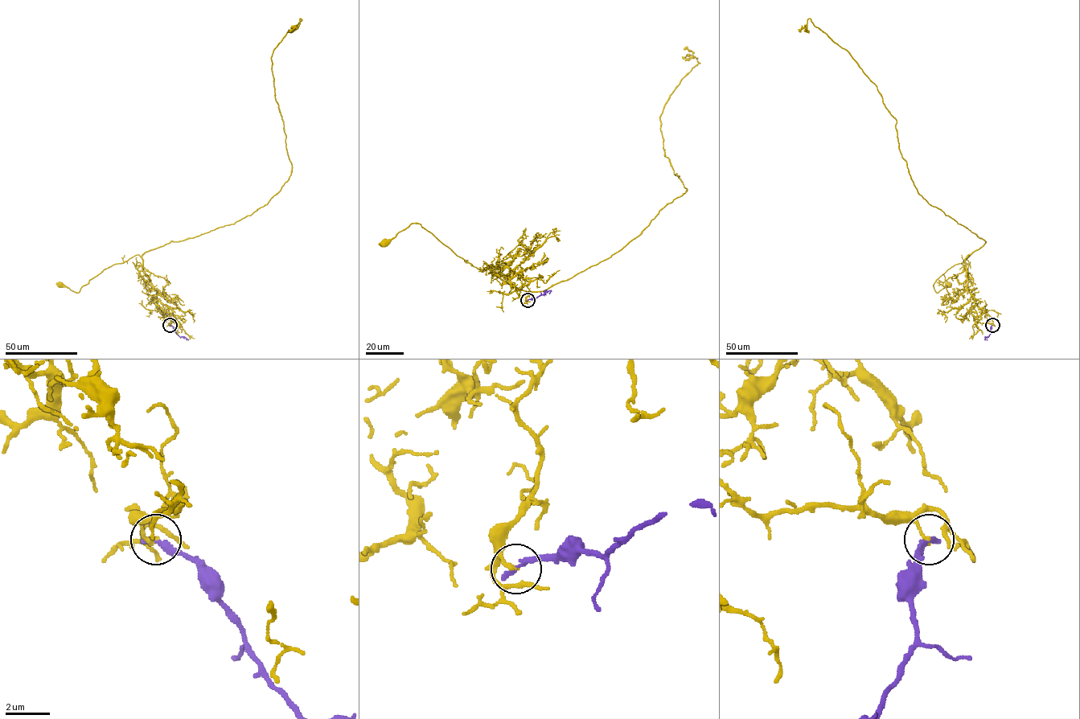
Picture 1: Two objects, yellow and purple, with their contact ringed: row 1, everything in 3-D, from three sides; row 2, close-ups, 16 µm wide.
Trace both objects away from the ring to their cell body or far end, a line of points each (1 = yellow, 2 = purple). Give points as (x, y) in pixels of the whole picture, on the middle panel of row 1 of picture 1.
1: (527, 300), (529, 283), (522, 273), (510, 277), (509, 269), (491, 265), (482, 271), (417, 223), (384, 243)
2: (527, 300), (549, 290), (549, 293)

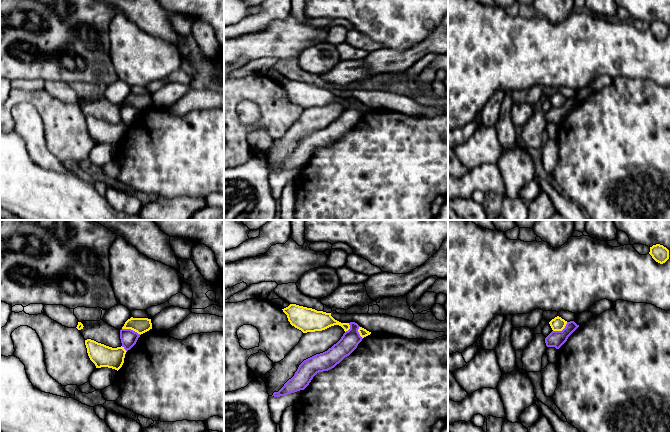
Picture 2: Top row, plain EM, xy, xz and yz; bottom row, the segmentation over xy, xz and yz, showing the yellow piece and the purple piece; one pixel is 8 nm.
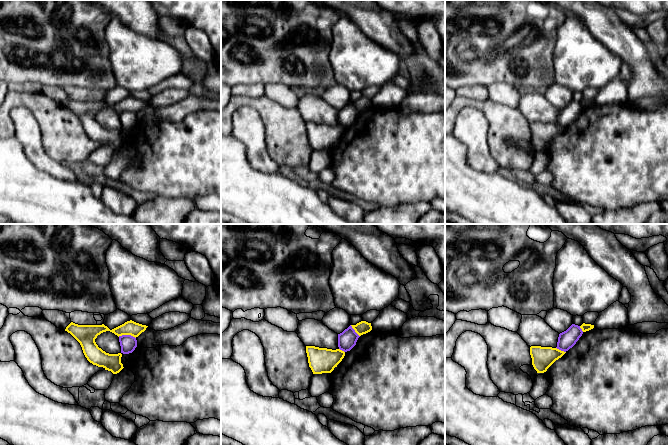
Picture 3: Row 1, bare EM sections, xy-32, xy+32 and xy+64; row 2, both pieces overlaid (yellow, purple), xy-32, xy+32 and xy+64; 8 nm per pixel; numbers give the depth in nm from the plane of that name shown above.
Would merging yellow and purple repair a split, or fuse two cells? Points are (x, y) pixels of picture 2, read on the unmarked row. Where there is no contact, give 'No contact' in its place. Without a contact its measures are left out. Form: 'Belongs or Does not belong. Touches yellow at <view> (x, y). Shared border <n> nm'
Does not belong. Touches yellow at xy (131, 105). Shared border 160 nm

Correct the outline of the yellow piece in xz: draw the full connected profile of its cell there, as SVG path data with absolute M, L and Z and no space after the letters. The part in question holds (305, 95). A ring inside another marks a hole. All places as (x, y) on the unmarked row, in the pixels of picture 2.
M290 80L282 86L287 91L290 100L303 109L322 107L334 101L341 102L345 108L350 105L349 99L341 99L335 96L331 89L296 80Z

